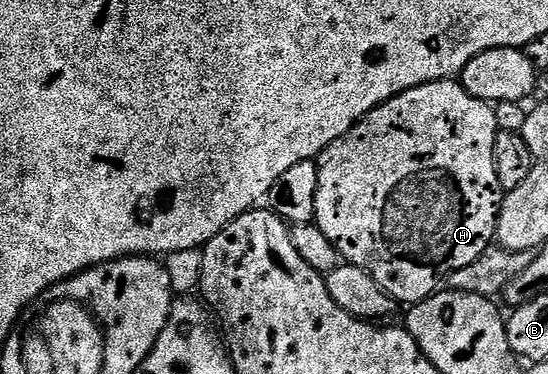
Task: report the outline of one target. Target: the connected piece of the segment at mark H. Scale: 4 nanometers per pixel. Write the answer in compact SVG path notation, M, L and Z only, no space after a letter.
M447 80L445 82L429 82L428 84L420 84L408 92L400 92L400 96L392 96L384 104L380 104L372 112L368 112L368 116L364 116L347 134L340 136L340 140L336 140L327 150L322 151L322 153L318 155L316 159L318 163L318 187L316 188L316 212L314 213L314 222L320 228L320 232L324 232L324 236L328 236L328 240L332 240L332 244L336 244L336 248L341 252L343 259L345 259L349 265L359 266L361 270L368 272L372 276L372 280L376 280L376 284L380 284L380 288L384 292L388 292L395 303L402 304L402 302L406 302L405 304L413 304L422 302L425 298L433 296L439 287L449 279L452 272L456 272L460 268L468 268L468 264L475 262L495 241L498 233L498 213L502 210L502 199L504 197L504 191L500 184L500 180L496 180L496 164L494 163L494 145L496 144L498 131L499 128L496 124L494 106L489 102L481 102L476 96L469 94L469 92L462 87L461 81Z

